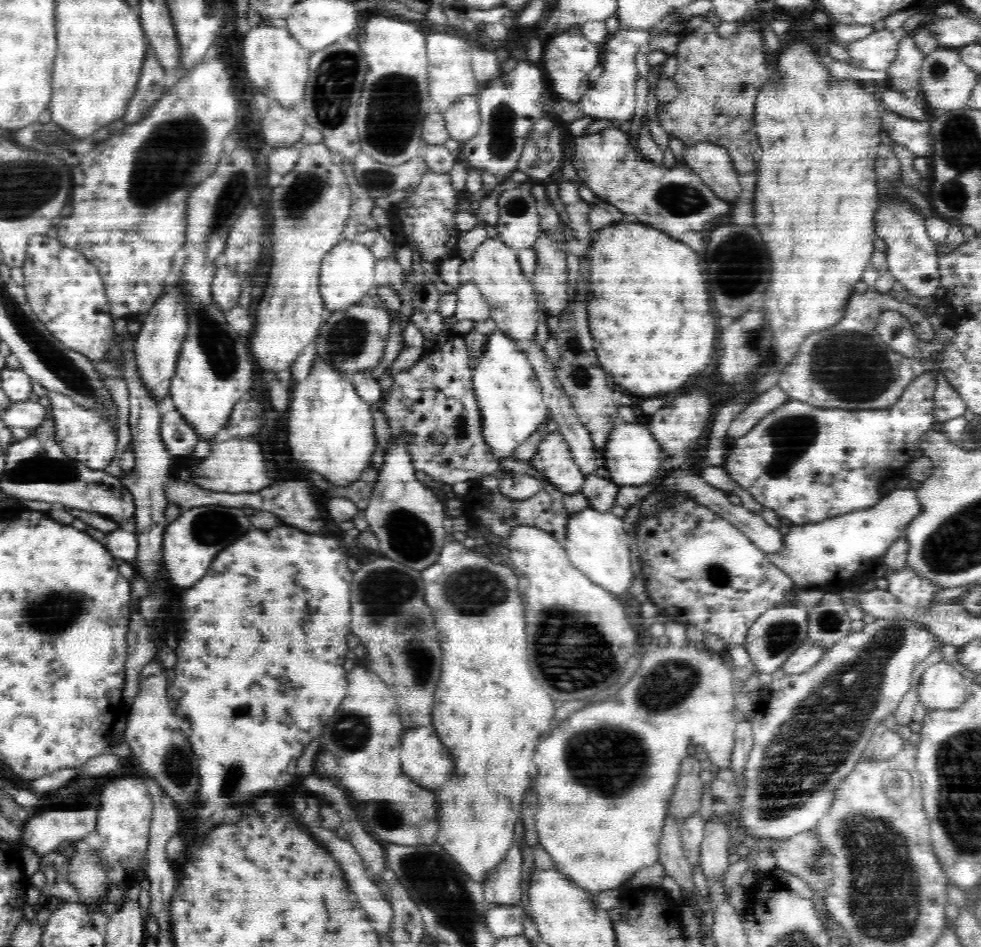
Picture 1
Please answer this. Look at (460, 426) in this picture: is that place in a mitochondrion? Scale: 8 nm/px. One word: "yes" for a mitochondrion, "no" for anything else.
yes

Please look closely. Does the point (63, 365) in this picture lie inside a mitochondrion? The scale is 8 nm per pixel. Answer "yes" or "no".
yes

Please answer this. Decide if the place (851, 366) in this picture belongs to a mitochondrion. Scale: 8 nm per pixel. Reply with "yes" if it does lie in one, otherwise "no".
yes

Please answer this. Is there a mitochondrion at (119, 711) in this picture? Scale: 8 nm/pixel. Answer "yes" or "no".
no

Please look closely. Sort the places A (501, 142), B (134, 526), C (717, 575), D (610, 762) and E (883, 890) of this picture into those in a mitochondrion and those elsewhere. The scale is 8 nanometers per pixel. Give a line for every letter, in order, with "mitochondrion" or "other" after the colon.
A: mitochondrion
B: other
C: mitochondrion
D: mitochondrion
E: mitochondrion

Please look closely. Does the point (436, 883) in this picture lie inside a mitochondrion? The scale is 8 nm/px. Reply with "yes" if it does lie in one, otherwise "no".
yes

